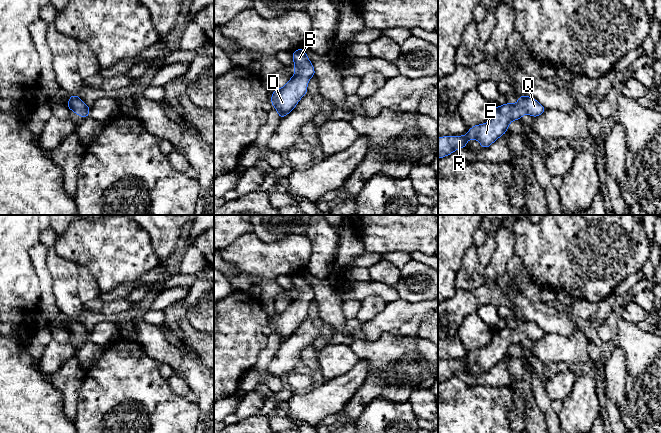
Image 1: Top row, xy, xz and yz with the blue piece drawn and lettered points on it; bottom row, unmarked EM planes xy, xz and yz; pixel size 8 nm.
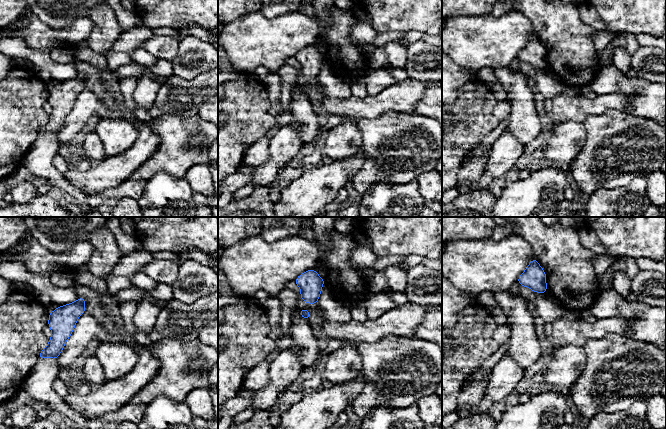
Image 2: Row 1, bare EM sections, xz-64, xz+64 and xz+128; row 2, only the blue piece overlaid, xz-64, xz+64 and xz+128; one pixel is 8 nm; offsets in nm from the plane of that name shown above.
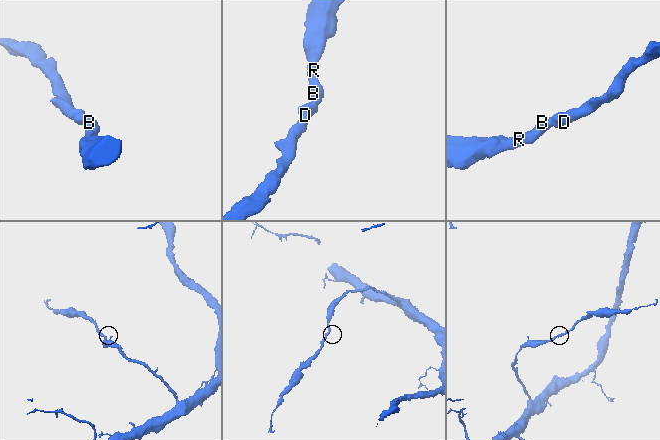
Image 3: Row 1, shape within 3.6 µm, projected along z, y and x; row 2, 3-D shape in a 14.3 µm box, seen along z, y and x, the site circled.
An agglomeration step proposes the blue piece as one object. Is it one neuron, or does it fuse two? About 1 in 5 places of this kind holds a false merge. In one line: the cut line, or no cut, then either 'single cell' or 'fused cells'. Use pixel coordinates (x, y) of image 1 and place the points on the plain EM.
no cut | single cell

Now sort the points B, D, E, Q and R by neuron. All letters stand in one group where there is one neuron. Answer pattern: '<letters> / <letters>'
B D E Q R

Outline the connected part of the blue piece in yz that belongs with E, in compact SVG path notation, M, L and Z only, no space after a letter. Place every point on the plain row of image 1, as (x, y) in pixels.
M520 320L517 328L495 331L489 346L471 351L465 360L438 361L438 382L456 376L457 372L465 372L469 363L477 363L483 373L488 372L505 358L512 344L520 344L525 337L537 341L545 335L546 332L533 321Z

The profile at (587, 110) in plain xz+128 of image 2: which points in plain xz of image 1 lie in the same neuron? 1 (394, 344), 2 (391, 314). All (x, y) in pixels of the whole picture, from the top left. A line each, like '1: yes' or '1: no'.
1: no
2: yes

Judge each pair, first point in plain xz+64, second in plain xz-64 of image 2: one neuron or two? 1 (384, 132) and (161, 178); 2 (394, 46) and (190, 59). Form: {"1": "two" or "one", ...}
{"1": "two", "2": "two"}

